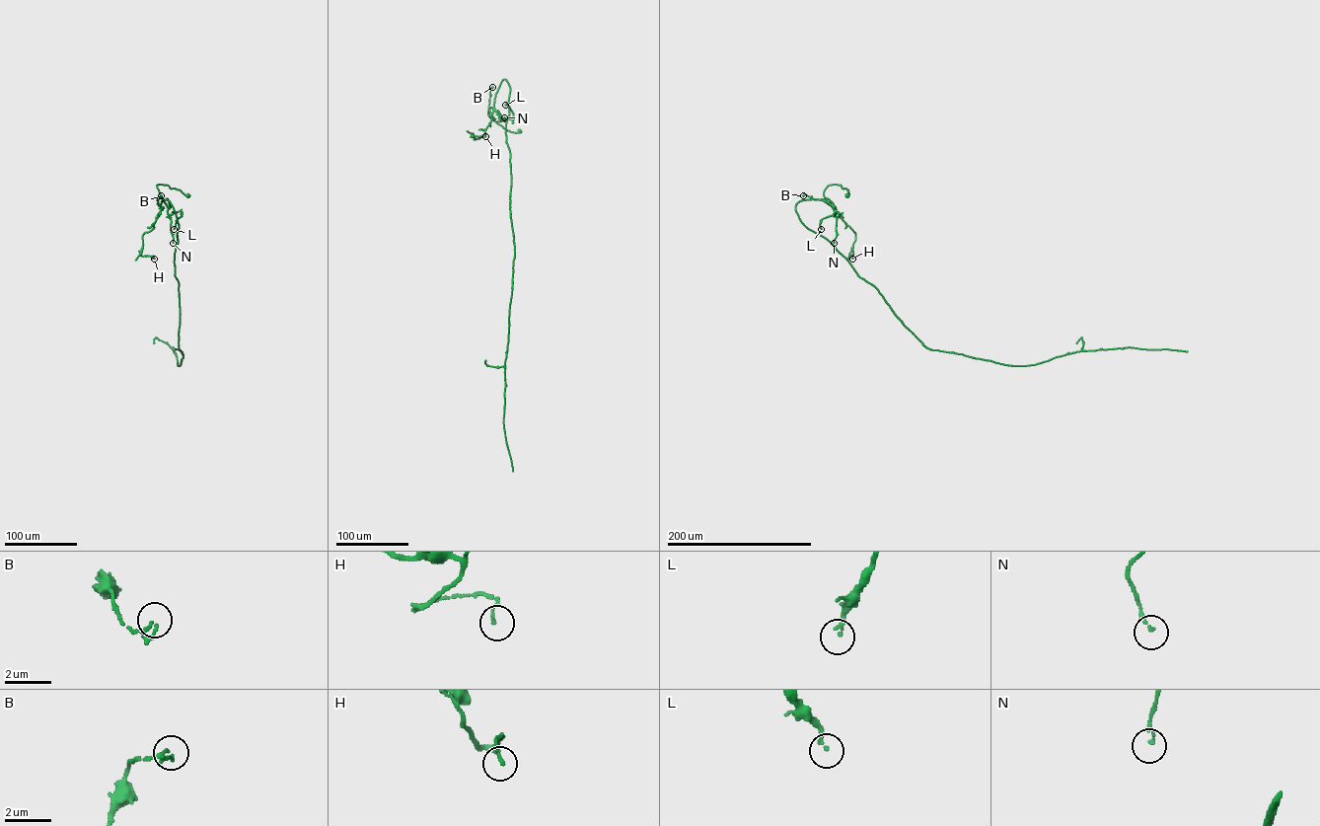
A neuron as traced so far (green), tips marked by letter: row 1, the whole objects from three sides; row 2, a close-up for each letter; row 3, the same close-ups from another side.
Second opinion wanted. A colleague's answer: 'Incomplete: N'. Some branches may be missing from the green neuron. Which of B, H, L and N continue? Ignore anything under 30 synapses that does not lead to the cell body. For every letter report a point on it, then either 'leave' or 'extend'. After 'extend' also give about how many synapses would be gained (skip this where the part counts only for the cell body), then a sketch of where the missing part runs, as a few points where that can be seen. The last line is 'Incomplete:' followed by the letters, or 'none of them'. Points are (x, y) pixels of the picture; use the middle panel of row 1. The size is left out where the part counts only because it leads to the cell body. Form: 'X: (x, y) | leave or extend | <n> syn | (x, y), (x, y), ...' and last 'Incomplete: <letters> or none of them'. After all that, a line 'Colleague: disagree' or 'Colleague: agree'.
B: (492, 87) | leave
H: (485, 136) | leave
L: (505, 105) | leave
N: (504, 117) | leave
Incomplete: none of them
Colleague: disagree

